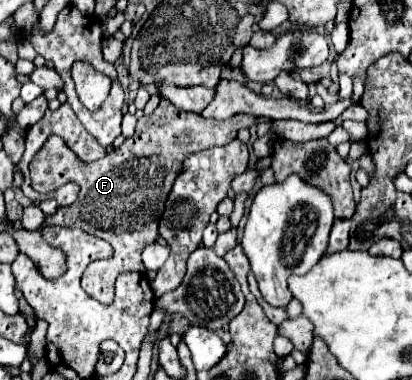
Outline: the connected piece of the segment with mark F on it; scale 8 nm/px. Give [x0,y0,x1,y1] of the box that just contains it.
[30,99,256,305]

